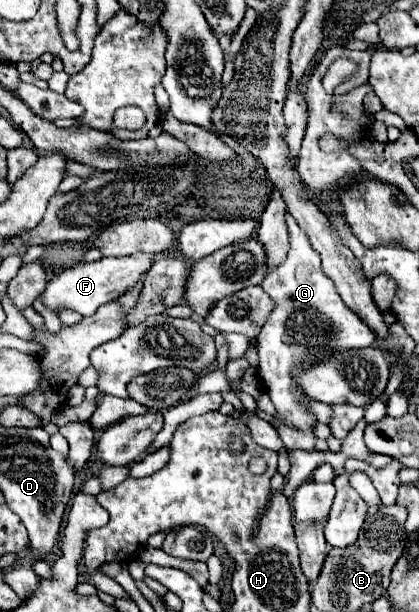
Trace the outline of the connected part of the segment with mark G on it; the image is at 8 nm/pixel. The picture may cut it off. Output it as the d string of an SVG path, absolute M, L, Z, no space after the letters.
M286 214L286 224L290 232L290 252L286 260L262 280L264 292L274 300L274 310L256 338L260 356L258 372L264 392L276 406L278 418L274 420L284 446L314 450L314 426L318 420L308 410L310 396L296 382L294 364L298 362L300 368L310 368L318 360L326 360L338 350L368 348L374 344L374 336L370 330L366 330L366 326L362 326L362 322L358 322L358 316L346 308L342 298L336 294L334 284L322 274L318 252L310 246L306 234L290 214Z

